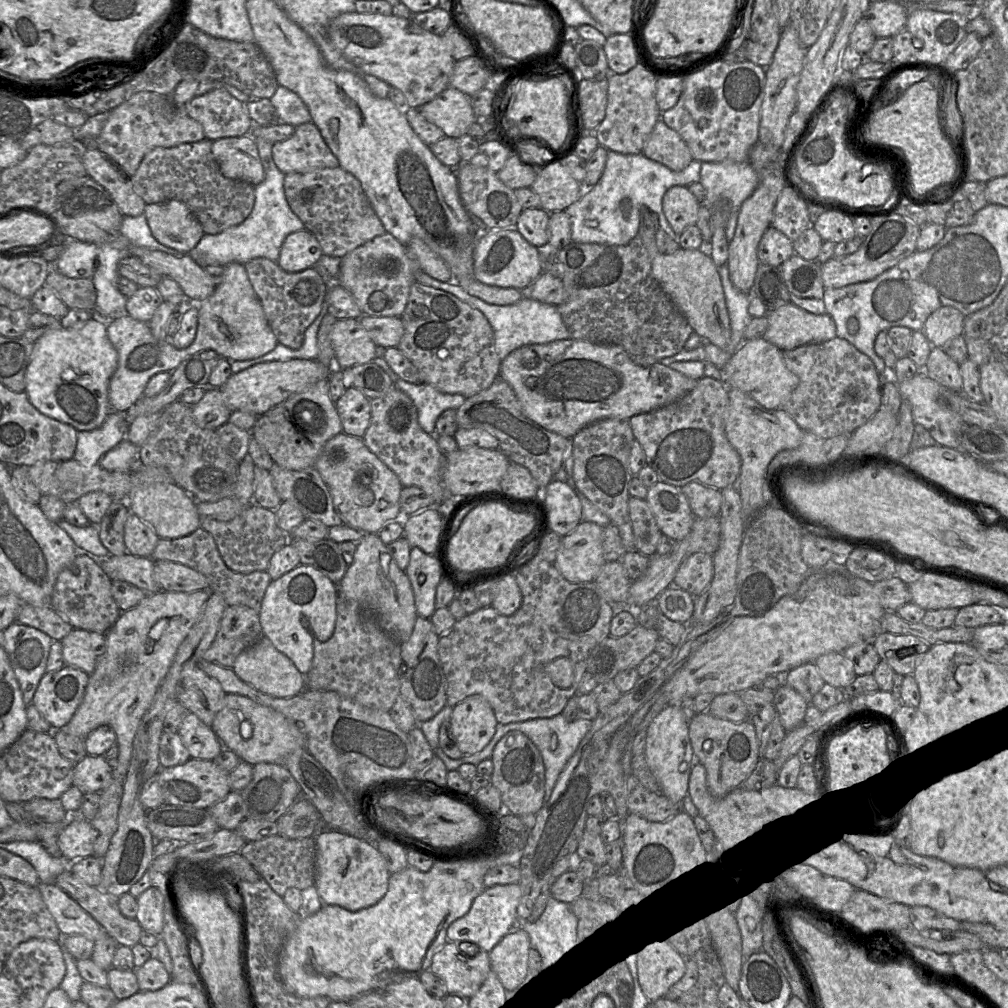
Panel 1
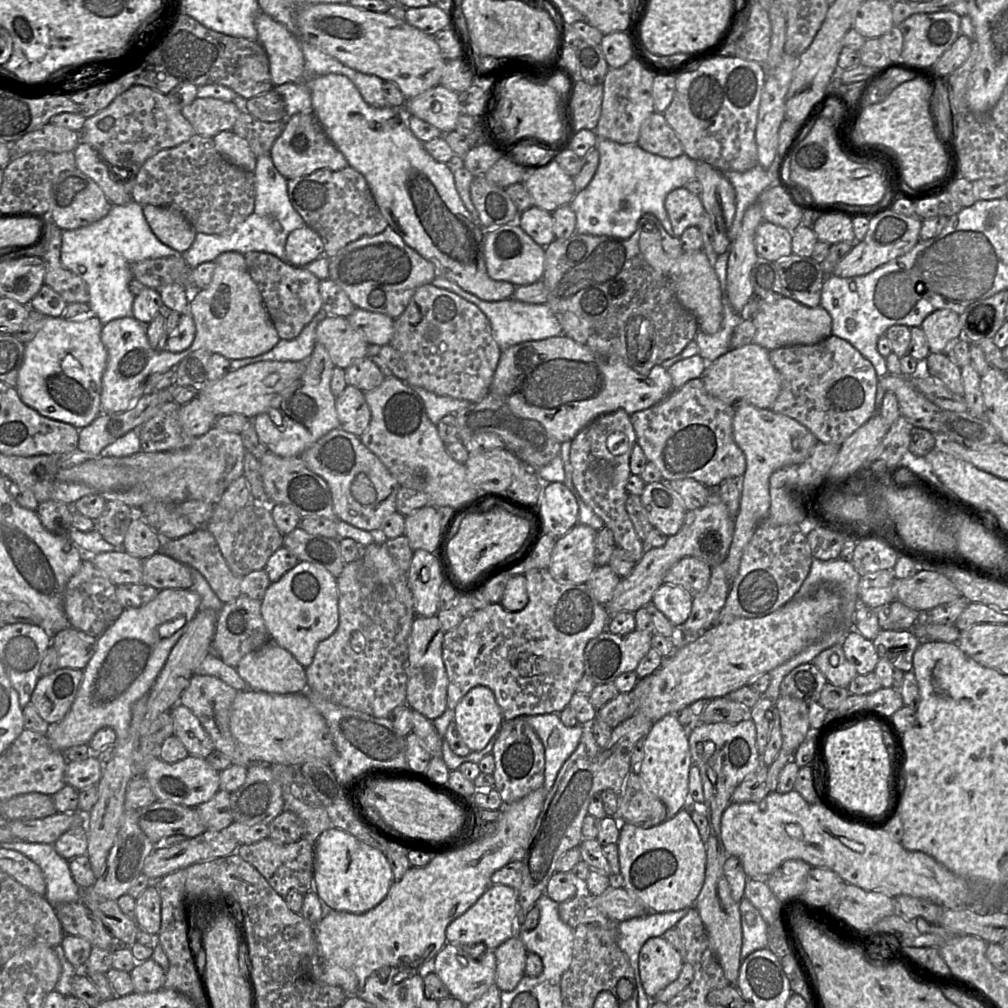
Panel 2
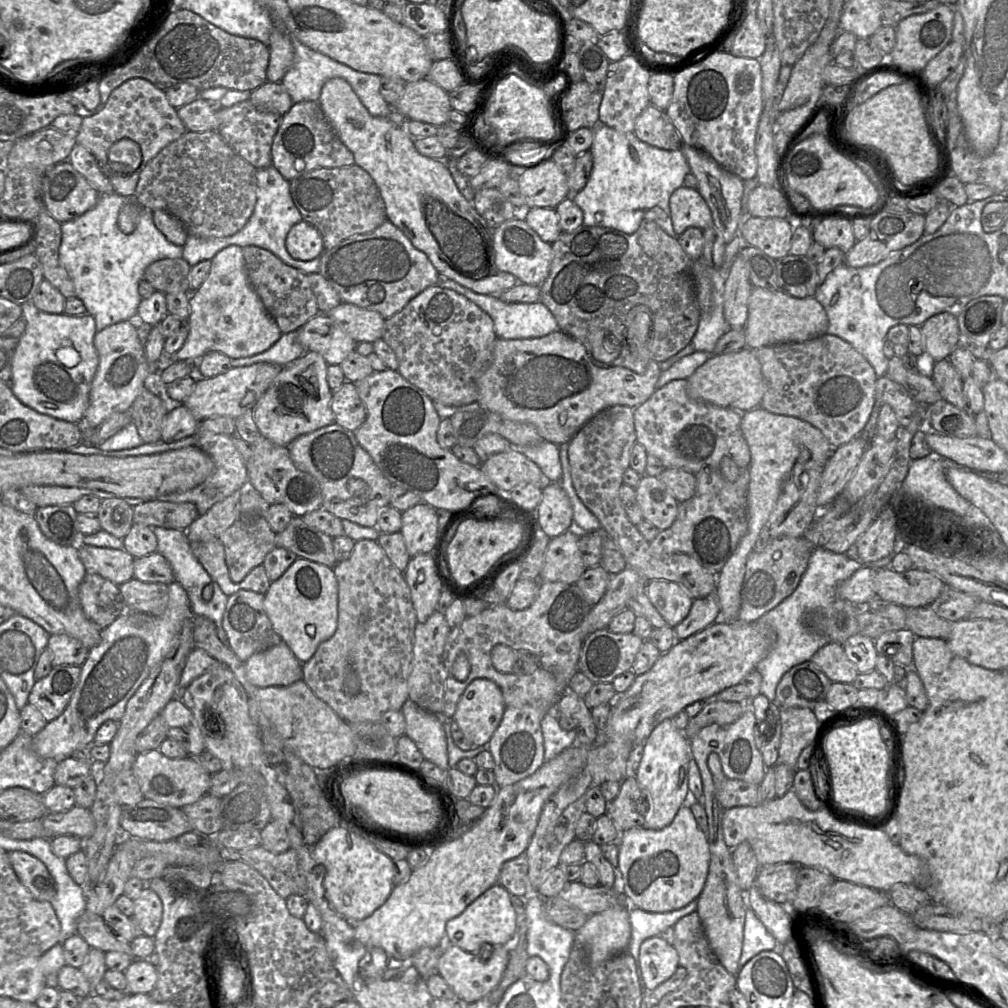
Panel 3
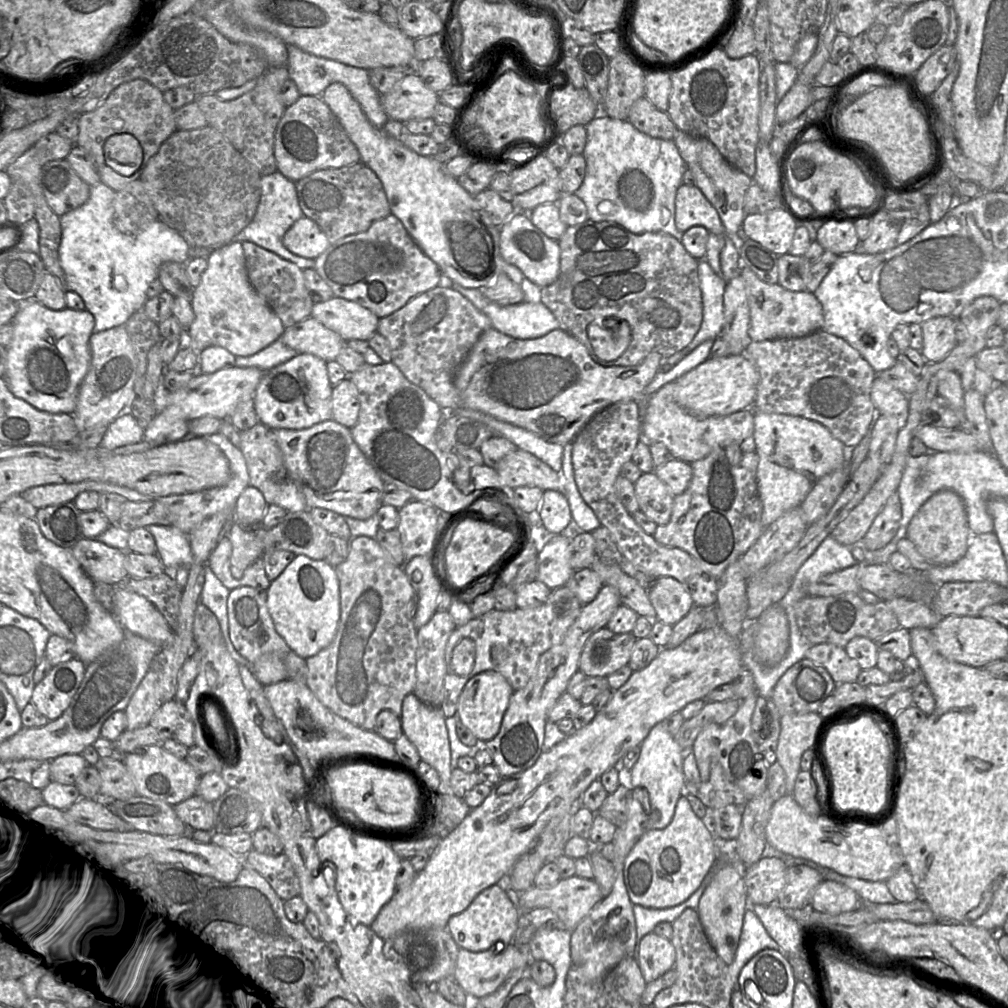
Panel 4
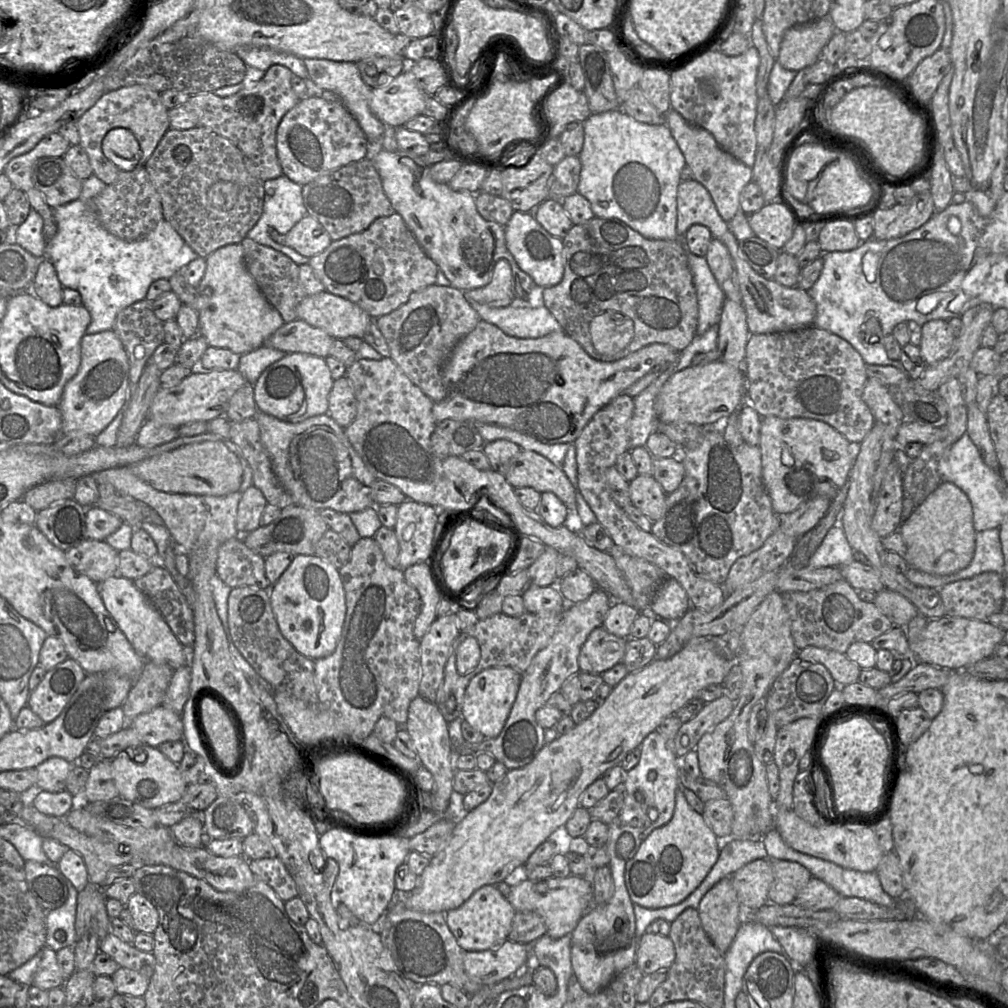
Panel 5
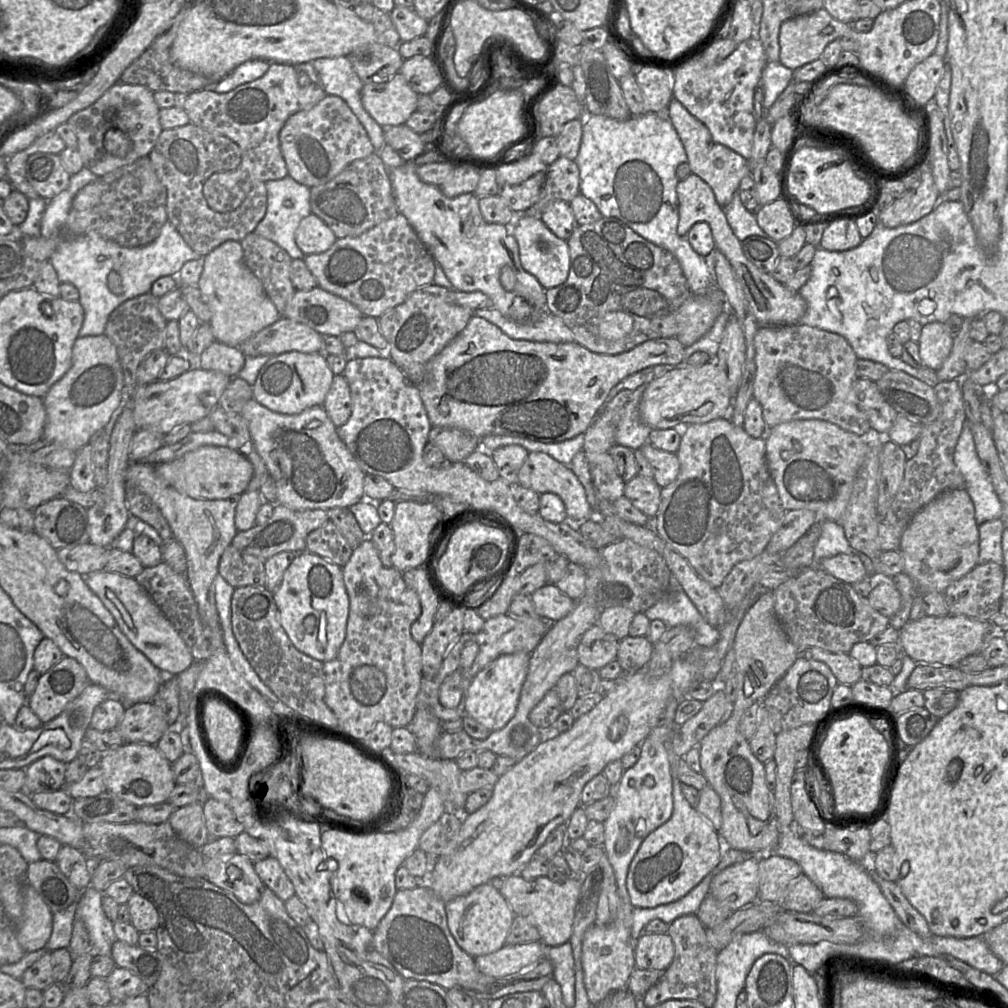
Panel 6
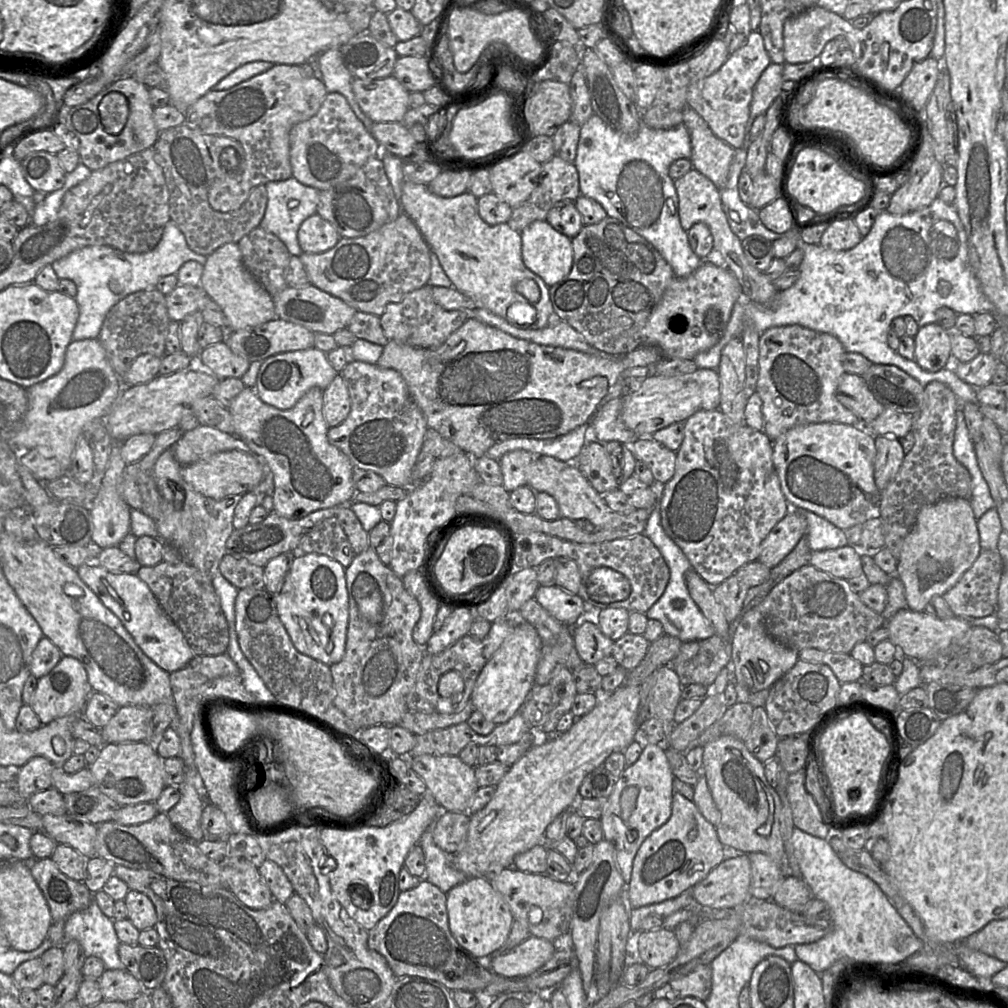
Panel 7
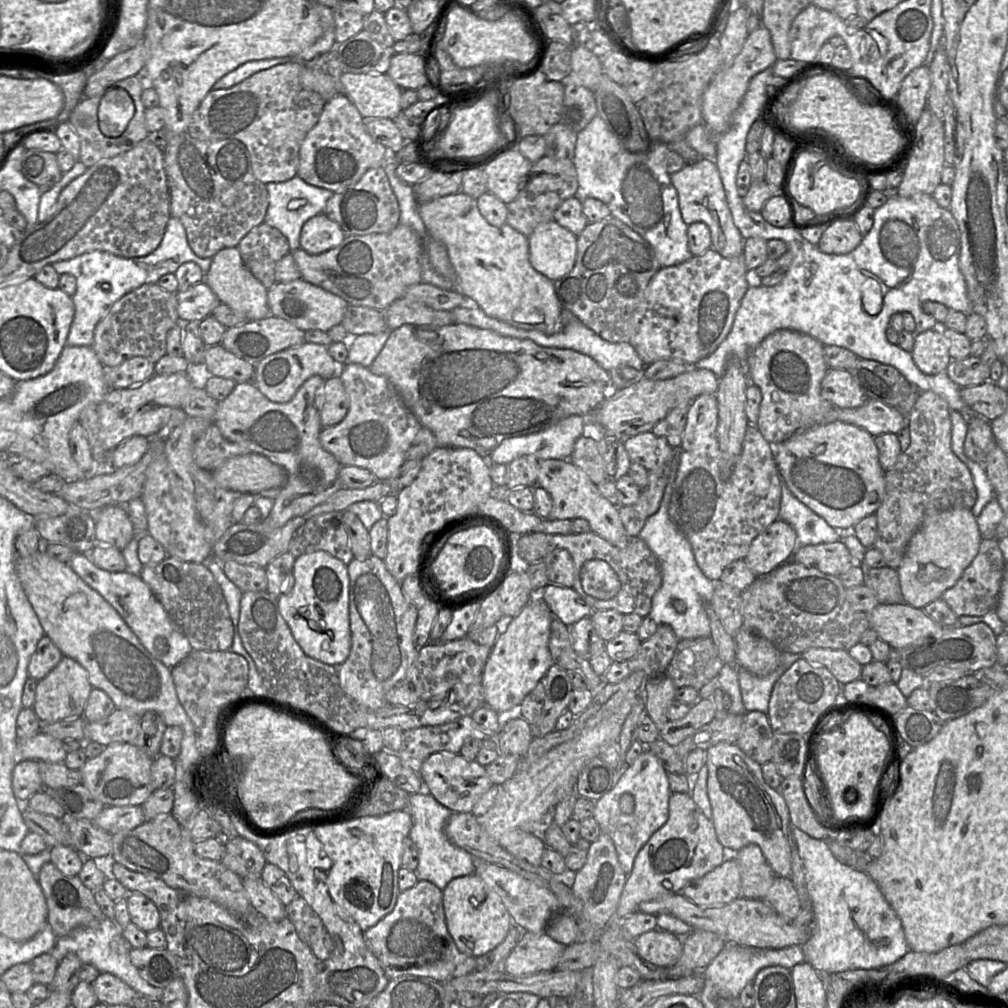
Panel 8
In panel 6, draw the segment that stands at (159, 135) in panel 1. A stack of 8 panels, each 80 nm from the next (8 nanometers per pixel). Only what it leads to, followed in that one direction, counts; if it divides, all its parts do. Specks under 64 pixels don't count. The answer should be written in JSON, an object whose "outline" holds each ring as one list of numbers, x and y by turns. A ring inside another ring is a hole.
{"outline":[[117,82,92,105,73,114,67,123,77,136,77,149,84,167,100,177,147,156,163,130,159,121,159,111,153,91,142,85],[111,128,122,130,132,141,131,151,123,158,111,155,104,148,104,135]]}

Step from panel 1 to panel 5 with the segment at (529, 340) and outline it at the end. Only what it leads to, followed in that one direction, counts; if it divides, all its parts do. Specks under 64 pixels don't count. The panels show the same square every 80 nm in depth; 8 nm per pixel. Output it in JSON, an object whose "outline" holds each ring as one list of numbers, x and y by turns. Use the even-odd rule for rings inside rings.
{"outline":[[469,300,470,305,480,318,496,325,505,334,517,338,540,338,551,332,561,332,562,327,545,307,489,307]]}

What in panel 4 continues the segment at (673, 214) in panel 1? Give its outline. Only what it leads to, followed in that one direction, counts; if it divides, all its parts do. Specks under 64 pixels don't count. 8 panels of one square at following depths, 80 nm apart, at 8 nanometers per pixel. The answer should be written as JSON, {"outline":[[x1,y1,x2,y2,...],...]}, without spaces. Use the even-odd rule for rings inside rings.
{"outline":[[695,185,679,186,675,197,675,225,682,233,693,226,703,226,714,234,725,233,716,209]]}

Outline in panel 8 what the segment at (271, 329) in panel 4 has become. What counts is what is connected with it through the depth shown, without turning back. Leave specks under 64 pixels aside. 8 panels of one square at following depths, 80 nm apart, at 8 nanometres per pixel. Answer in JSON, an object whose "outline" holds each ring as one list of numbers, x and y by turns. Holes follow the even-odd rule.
{"outline":[[237,247,223,248,211,259,211,266,205,274,204,281,221,303,243,314,249,321,260,320,270,315,268,289,245,266]]}

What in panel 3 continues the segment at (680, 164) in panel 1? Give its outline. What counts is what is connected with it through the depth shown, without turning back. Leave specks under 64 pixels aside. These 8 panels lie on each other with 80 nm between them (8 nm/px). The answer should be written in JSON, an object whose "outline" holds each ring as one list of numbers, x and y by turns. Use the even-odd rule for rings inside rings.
{"outline":[[648,105,634,126,635,136,651,146,664,150,680,150,683,142,666,114,654,105]]}

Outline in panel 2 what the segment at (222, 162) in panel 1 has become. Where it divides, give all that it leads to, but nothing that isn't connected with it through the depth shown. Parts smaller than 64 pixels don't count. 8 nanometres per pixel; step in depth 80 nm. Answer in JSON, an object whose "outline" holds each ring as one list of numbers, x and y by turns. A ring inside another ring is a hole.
{"outline":[[222,131,213,137,216,150,233,165,254,172,257,157,248,142,233,131]]}

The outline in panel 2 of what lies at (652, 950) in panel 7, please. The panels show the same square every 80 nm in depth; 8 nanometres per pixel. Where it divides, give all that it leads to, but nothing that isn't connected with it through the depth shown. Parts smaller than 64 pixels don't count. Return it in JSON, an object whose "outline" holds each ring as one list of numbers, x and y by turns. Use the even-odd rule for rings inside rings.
{"outline":[[662,936,646,940,639,953,639,971,647,996,655,998,675,981,682,966,683,958,680,951]]}

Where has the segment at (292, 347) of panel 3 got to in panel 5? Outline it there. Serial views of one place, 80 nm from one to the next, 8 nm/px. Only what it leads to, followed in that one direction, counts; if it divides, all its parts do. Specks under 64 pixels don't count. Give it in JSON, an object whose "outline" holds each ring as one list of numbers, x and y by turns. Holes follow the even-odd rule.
{"outline":[[261,346,240,356,238,371,247,383,254,385,262,372,286,356,287,353,268,346]]}

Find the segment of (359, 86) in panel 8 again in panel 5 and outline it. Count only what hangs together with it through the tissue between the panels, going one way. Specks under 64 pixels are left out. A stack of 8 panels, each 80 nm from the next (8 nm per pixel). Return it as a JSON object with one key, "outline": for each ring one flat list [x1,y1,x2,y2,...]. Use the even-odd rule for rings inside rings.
{"outline":[[403,71,387,85,371,90,369,106,386,126,398,128,423,114,427,98,408,71]]}

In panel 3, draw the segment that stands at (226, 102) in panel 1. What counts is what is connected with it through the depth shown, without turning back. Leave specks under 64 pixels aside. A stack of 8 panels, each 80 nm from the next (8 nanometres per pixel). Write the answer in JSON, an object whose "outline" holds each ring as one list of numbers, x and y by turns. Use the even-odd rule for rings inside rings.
{"outline":[[198,97,194,101,177,109,177,114,187,131,206,132,215,130,218,132,217,109,219,103,211,103]]}

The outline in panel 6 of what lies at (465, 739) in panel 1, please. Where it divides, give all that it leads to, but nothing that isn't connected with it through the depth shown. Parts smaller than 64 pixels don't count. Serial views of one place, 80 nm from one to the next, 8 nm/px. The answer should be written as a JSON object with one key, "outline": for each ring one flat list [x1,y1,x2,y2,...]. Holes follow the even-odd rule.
{"outline":[[526,652,502,655,482,669,468,689,465,705,466,715,474,718,490,732,504,728,517,710,521,690,529,669,530,655]]}

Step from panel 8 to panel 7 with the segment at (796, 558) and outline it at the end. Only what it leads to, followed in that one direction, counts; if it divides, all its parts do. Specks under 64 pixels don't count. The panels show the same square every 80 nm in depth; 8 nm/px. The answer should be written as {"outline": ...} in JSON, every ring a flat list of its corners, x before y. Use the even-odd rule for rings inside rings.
{"outline":[[851,545,836,549,812,551,809,564,846,580,863,573,861,557]]}

